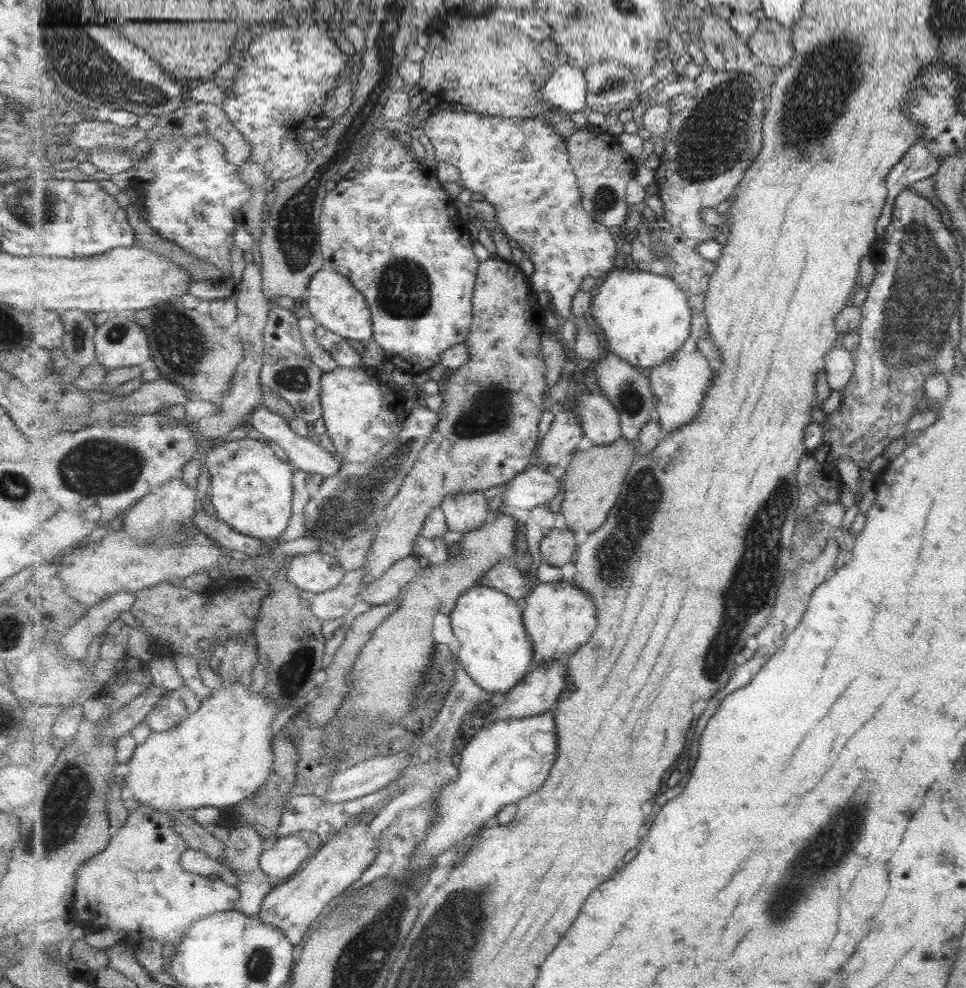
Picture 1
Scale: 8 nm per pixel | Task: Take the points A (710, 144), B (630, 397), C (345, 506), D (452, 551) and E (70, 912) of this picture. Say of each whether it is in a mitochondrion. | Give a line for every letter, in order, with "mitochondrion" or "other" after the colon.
A: mitochondrion
B: mitochondrion
C: mitochondrion
D: other
E: other

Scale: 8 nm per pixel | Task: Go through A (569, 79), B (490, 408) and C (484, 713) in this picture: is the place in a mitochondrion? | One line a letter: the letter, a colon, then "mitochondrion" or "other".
A: other
B: mitochondrion
C: other

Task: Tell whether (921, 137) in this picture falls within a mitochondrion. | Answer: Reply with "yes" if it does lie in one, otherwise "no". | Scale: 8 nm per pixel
no

